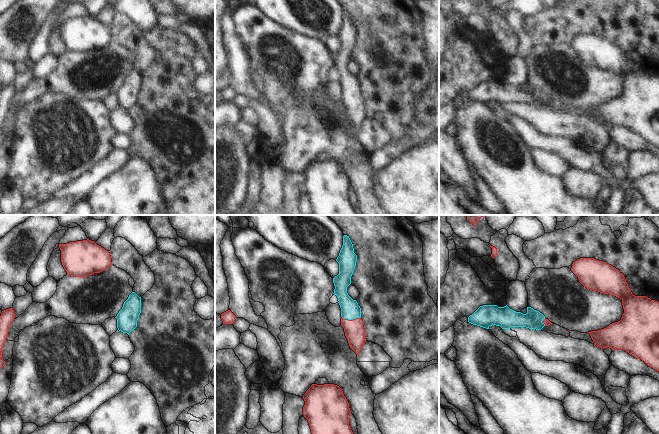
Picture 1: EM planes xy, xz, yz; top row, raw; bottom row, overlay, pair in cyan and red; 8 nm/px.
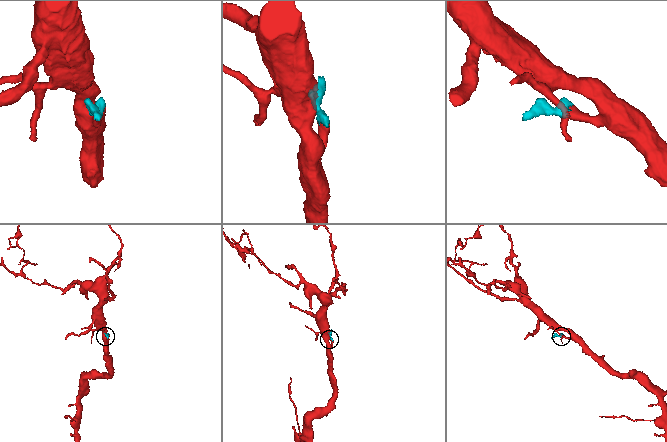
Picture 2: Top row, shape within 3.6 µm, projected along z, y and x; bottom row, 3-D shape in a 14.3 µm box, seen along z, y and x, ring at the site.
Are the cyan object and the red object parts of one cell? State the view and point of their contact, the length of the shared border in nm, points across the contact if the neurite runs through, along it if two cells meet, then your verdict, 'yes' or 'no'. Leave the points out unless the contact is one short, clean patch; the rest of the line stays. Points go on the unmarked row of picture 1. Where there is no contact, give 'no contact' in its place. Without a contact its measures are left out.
xz (351, 95) | 150 nm | across xz (350, 86), (351, 95), (354, 107) | yes

